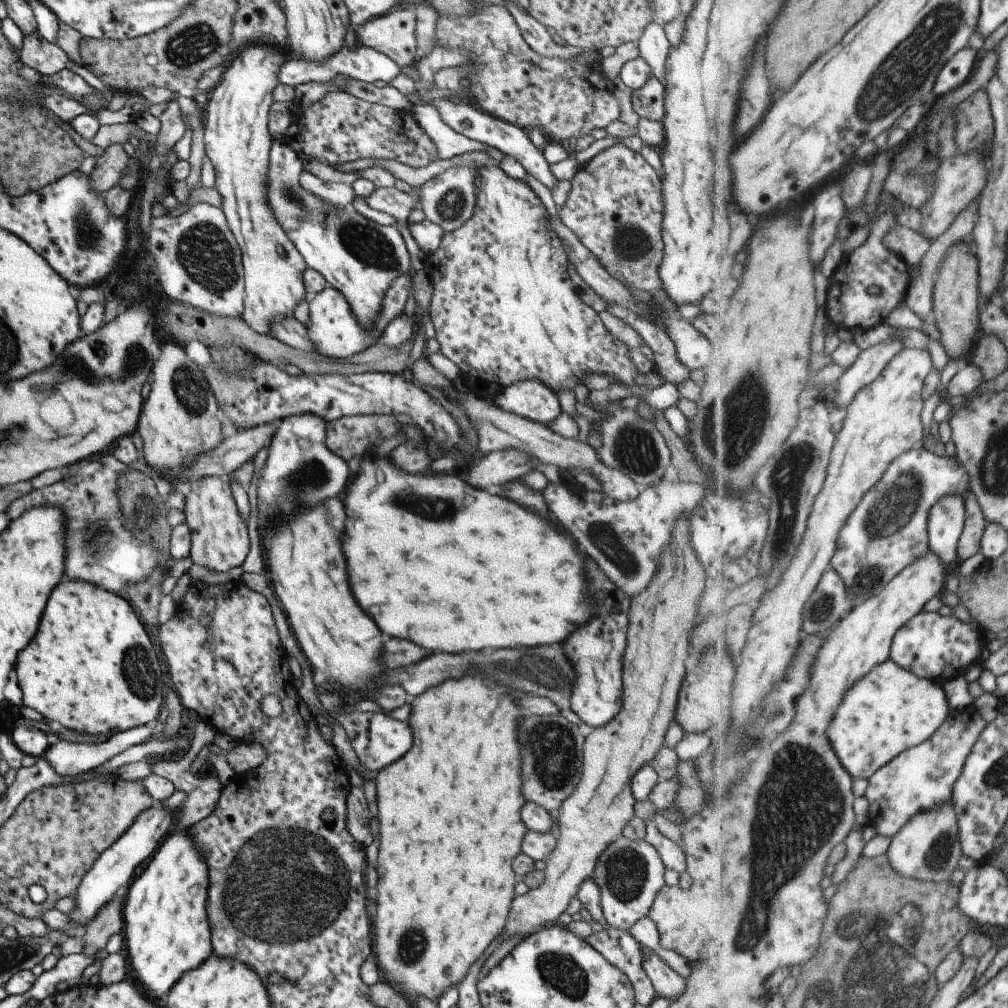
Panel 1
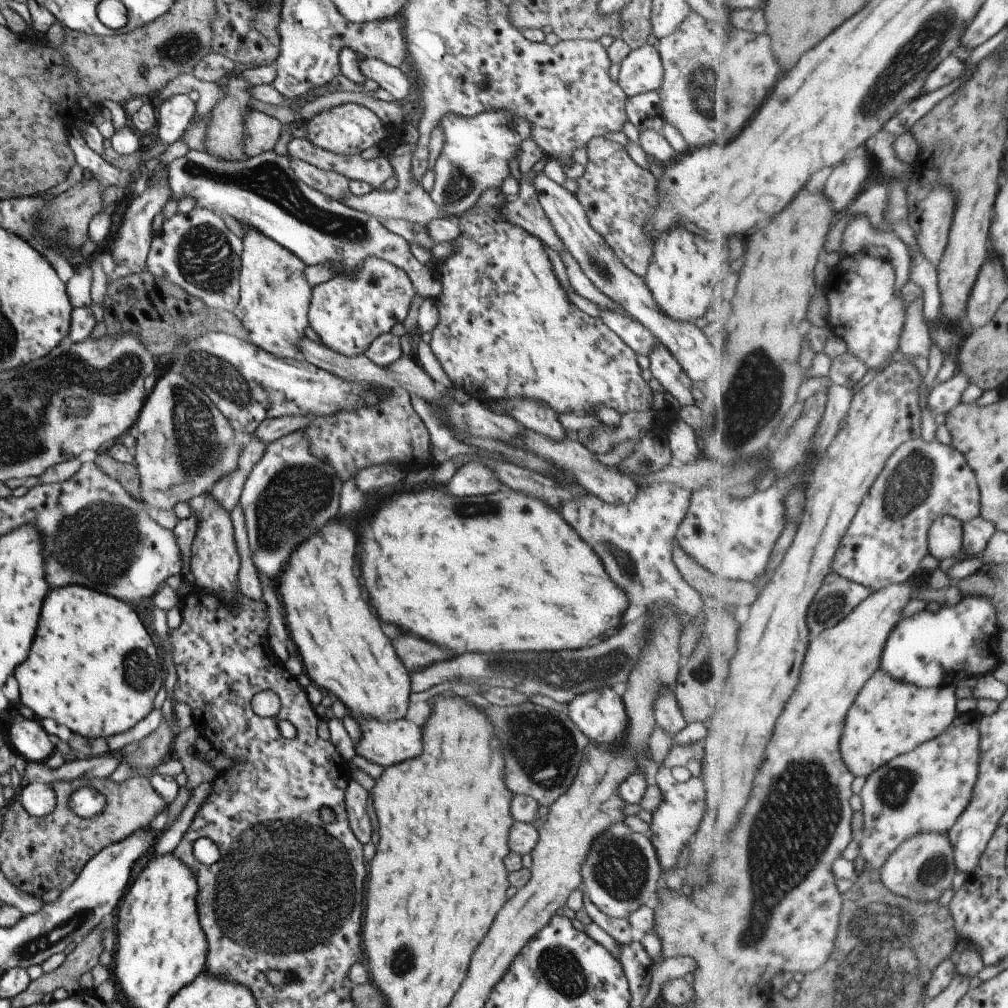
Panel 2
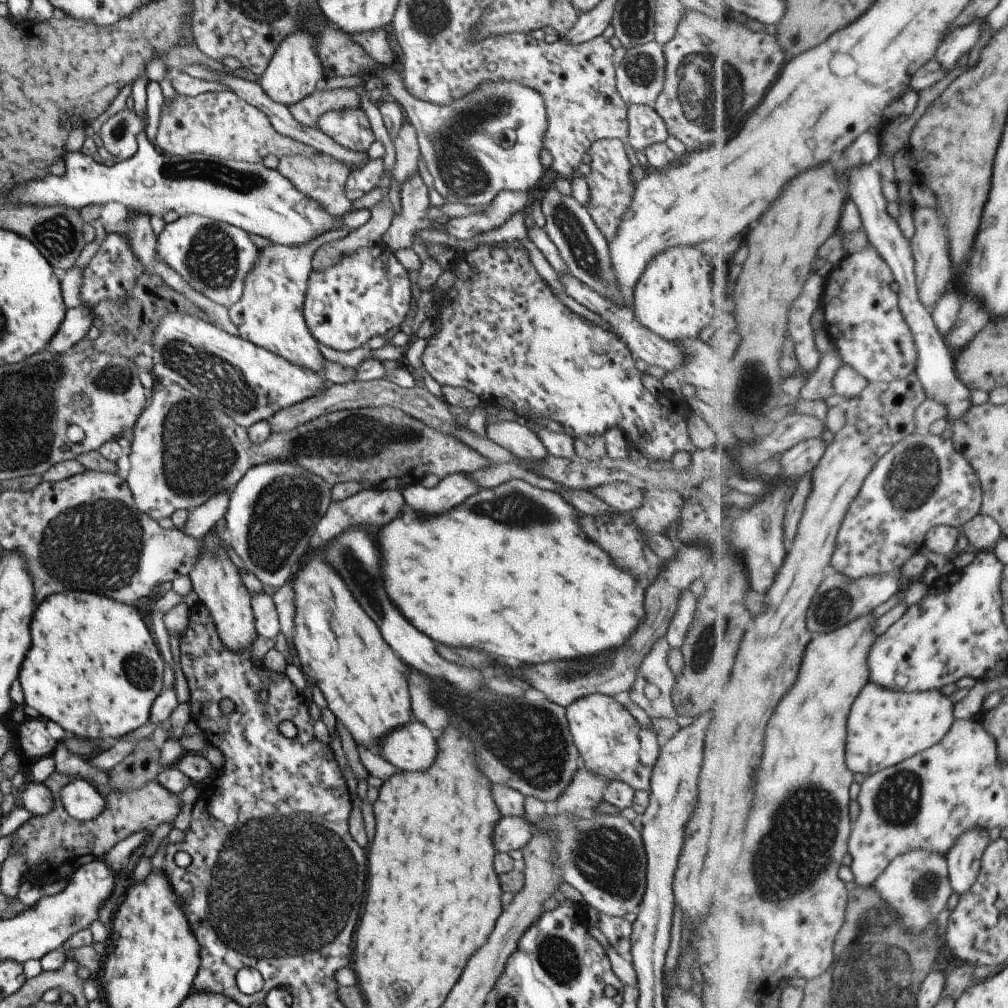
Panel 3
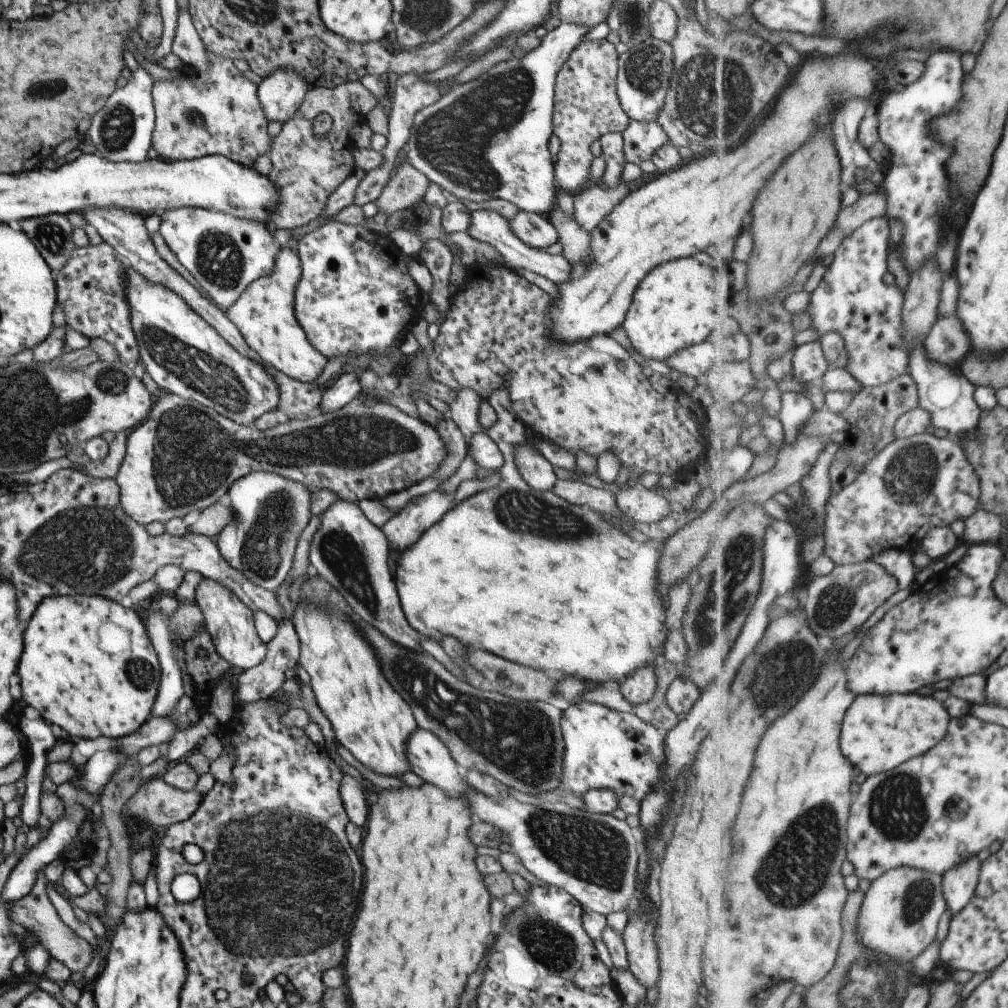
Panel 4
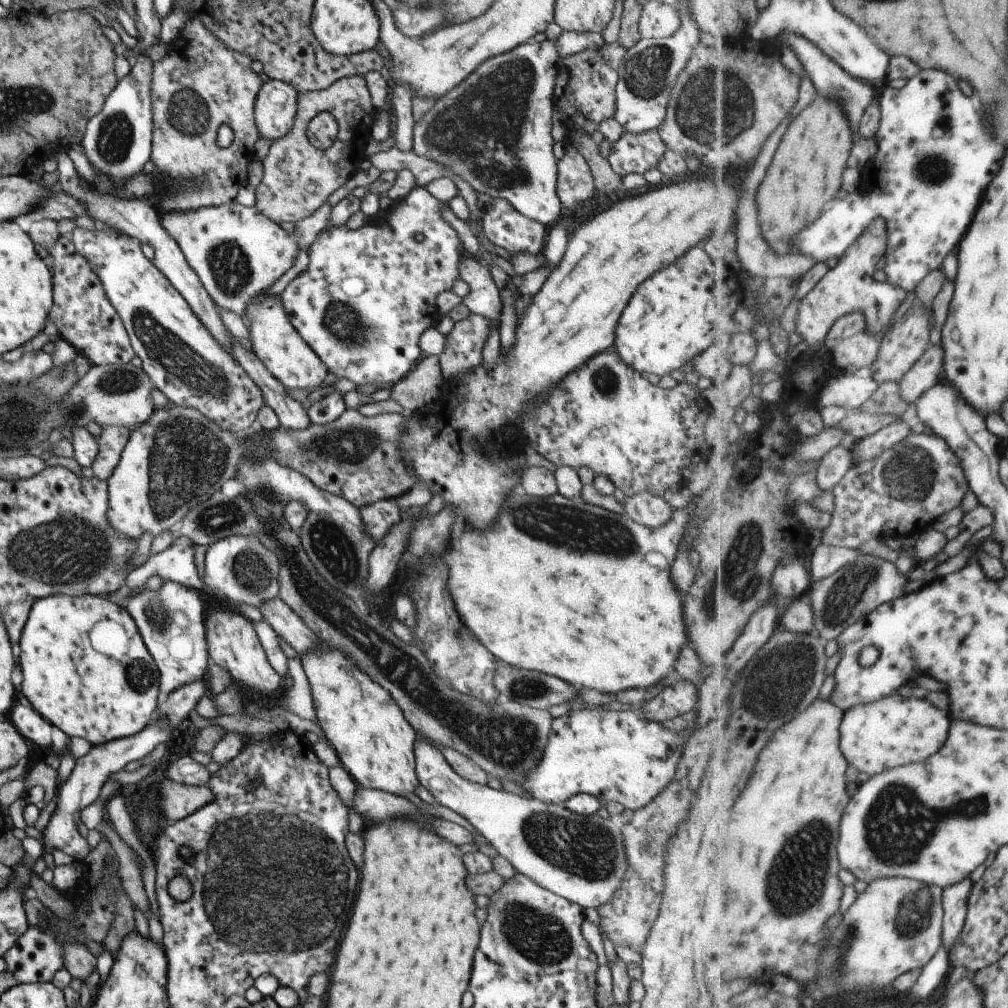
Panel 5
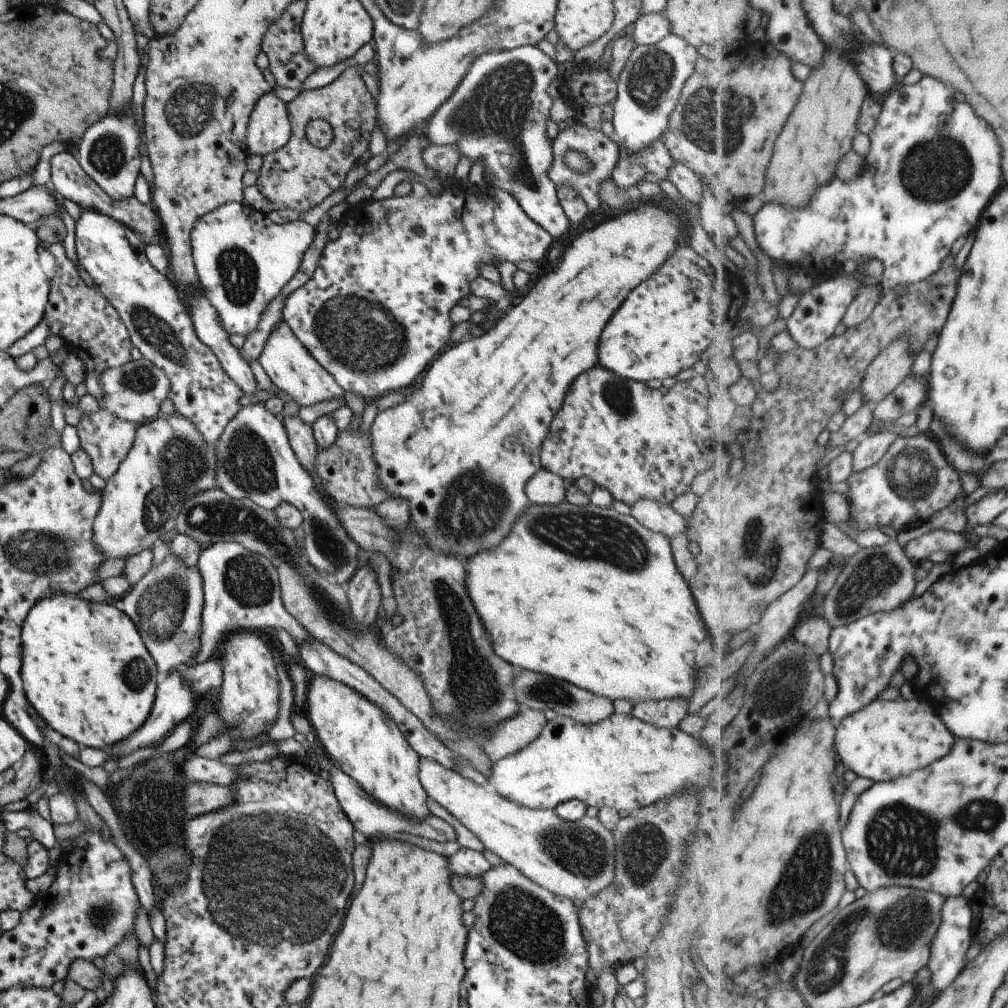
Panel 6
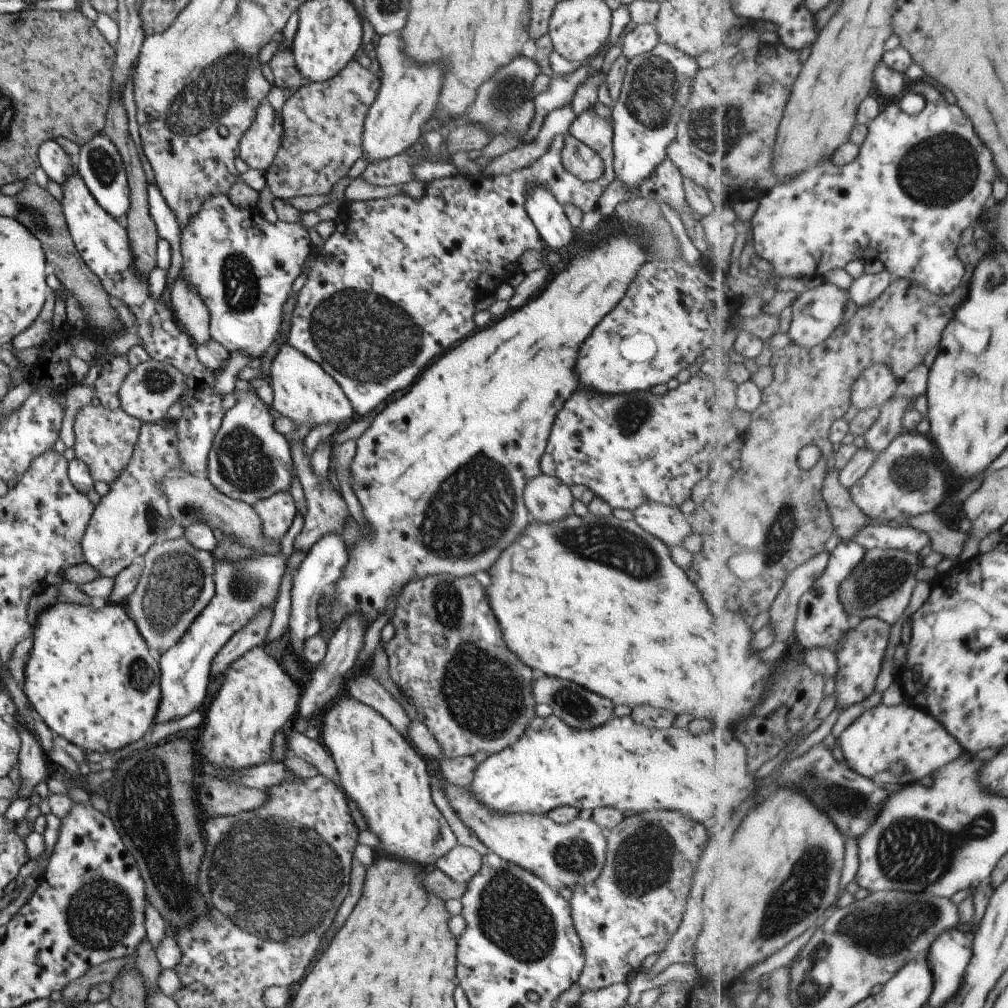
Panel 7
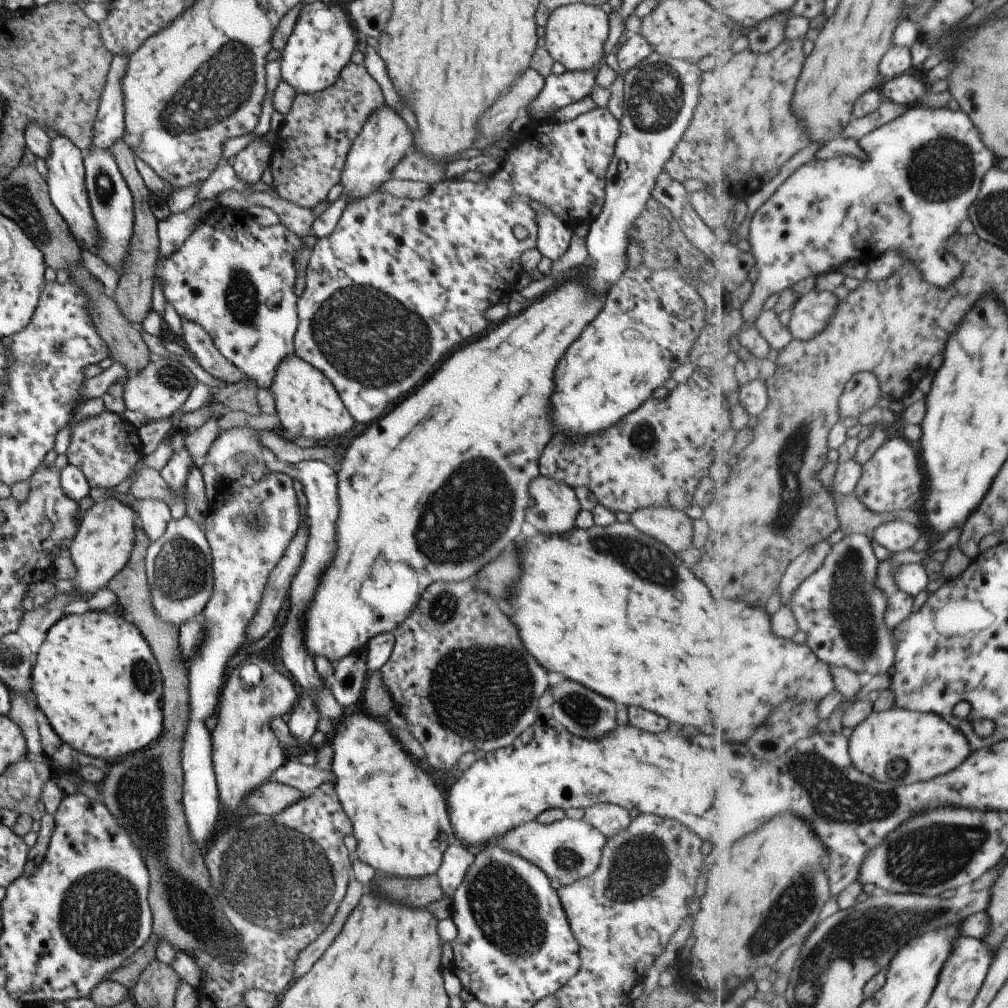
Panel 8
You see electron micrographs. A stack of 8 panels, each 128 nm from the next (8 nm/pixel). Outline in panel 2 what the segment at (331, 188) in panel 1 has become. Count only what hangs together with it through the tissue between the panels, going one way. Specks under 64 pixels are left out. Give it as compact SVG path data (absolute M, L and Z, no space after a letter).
M401 142L395 144L393 148L386 153L394 169L398 185L392 190L385 190L383 187L371 189L367 194L354 195L349 190L342 196L342 203L349 208L375 217L377 220L409 220L425 226L431 219L447 218L444 212L430 199L428 192L422 187L420 180L417 180L411 172L411 154L413 154L414 145Z

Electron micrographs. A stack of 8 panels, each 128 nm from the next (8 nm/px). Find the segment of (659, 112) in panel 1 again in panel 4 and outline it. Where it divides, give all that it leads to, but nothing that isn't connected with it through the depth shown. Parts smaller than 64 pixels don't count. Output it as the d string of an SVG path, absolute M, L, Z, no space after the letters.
M628 121L622 132L622 147L626 162L639 164L647 160L657 147L667 143L666 134L657 121Z

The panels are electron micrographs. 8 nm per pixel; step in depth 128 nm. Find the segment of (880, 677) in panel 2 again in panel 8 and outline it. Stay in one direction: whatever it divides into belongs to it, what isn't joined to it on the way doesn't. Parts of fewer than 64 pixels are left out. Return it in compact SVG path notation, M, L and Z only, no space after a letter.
M897 706L886 711L871 712L866 719L853 728L849 739L850 757L854 765L863 774L879 782L899 782L895 774L899 774L901 764L903 764L901 770L903 784L911 784L917 780L925 782L939 774L947 774L955 770L971 754L966 735L955 730L941 715Z

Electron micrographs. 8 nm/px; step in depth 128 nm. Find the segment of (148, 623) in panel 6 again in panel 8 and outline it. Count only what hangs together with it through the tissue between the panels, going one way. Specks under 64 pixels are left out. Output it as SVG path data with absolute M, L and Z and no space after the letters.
M187 515L179 520L171 519L158 540L150 541L144 554L144 569L148 580L150 601L155 614L170 625L183 624L199 617L205 603L212 595L212 558L204 532Z

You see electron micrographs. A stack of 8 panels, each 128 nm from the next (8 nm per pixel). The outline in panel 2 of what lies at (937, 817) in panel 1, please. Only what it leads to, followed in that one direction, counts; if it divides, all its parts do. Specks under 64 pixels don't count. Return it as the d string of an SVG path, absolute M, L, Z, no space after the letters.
M929 831L917 833L914 837L903 841L891 853L881 868L881 880L897 895L926 903L941 898L941 894L951 888L953 878L957 874L954 855L954 844L950 841L949 832Z

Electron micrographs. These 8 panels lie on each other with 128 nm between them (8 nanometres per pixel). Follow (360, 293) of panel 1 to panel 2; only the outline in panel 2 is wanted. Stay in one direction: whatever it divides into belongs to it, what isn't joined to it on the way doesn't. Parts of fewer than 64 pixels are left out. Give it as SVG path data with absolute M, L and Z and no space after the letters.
M189 149L181 158L176 158L167 164L168 185L172 194L170 199L180 200L185 196L193 196L195 198L194 207L211 209L219 216L221 216L221 212L224 212L231 218L235 218L239 224L249 225L267 238L278 242L283 248L290 250L306 266L332 265L334 276L341 274L349 277L352 273L361 270L363 261L369 257L384 260L405 272L417 294L425 299L435 300L440 291L439 281L434 278L427 265L420 264L411 255L407 241L400 235L385 229L375 217L349 208L343 203L309 188L292 172L288 158L291 157L285 154L280 156L271 149L249 157L246 161L232 163L216 159L203 150Z

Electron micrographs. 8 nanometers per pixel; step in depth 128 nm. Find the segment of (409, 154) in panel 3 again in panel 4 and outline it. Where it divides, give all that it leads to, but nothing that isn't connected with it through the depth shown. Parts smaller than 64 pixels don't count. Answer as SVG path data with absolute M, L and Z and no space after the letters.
M407 160L394 168L385 189L372 202L376 212L393 214L396 210L409 208L423 198L428 178L416 168L409 166Z

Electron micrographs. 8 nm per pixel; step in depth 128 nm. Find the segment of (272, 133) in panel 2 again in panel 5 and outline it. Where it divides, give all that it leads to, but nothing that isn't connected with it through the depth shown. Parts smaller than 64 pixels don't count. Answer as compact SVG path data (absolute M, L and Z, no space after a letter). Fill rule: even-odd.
M189 18L182 28L180 35L171 42L170 45L165 45L165 58L160 62L152 64L152 81L150 90L150 103L152 108L152 133L150 136L150 160L154 164L154 173L161 176L161 180L165 182L165 188L183 188L179 190L163 190L163 194L159 196L156 204L160 212L167 211L184 211L196 209L197 207L212 207L222 205L229 201L233 201L237 191L241 185L246 184L246 170L249 162L254 159L254 144L258 139L258 128L254 121L254 96L257 94L259 87L262 85L258 74L255 74L250 69L250 58L245 53L238 53L228 49L216 36L213 36L204 26L196 19ZM221 124L226 124L233 134L232 143L226 149L220 149L215 145L215 137L217 129Z

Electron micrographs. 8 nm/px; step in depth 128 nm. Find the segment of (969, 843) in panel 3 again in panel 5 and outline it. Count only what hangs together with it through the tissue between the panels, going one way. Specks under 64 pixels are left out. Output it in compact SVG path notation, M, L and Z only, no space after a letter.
M967 877L965 880L946 886L943 889L944 925L942 928L942 942L948 948L948 952L966 925L973 885L973 880Z

